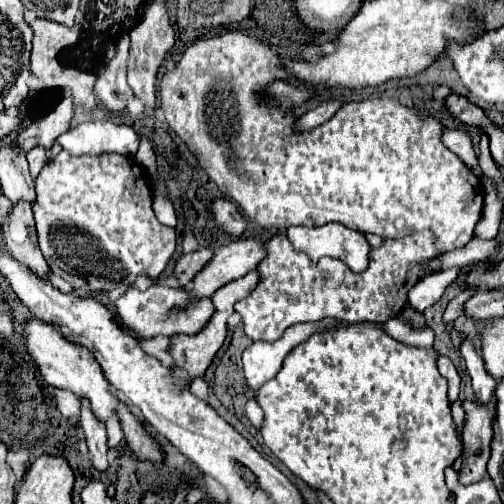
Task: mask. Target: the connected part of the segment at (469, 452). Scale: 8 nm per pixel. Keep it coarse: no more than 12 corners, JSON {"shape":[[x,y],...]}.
{"shape":[[464,400],[460,484],[480,482],[492,450],[492,416]]}

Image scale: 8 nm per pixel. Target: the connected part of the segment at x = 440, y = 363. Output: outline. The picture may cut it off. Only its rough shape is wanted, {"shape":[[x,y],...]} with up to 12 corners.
{"shape":[[439,355],[437,367],[447,380],[449,401],[459,397],[461,379],[448,357]]}

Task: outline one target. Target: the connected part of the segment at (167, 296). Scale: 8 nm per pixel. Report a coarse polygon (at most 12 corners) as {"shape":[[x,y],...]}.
{"shape":[[134,286],[116,302],[118,322],[140,338],[196,334],[210,298],[186,306],[184,290]]}

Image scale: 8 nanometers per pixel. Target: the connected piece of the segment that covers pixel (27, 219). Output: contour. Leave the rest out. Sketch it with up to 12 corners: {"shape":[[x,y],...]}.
{"shape":[[18,202],[4,222],[10,254],[50,280],[32,208]]}

